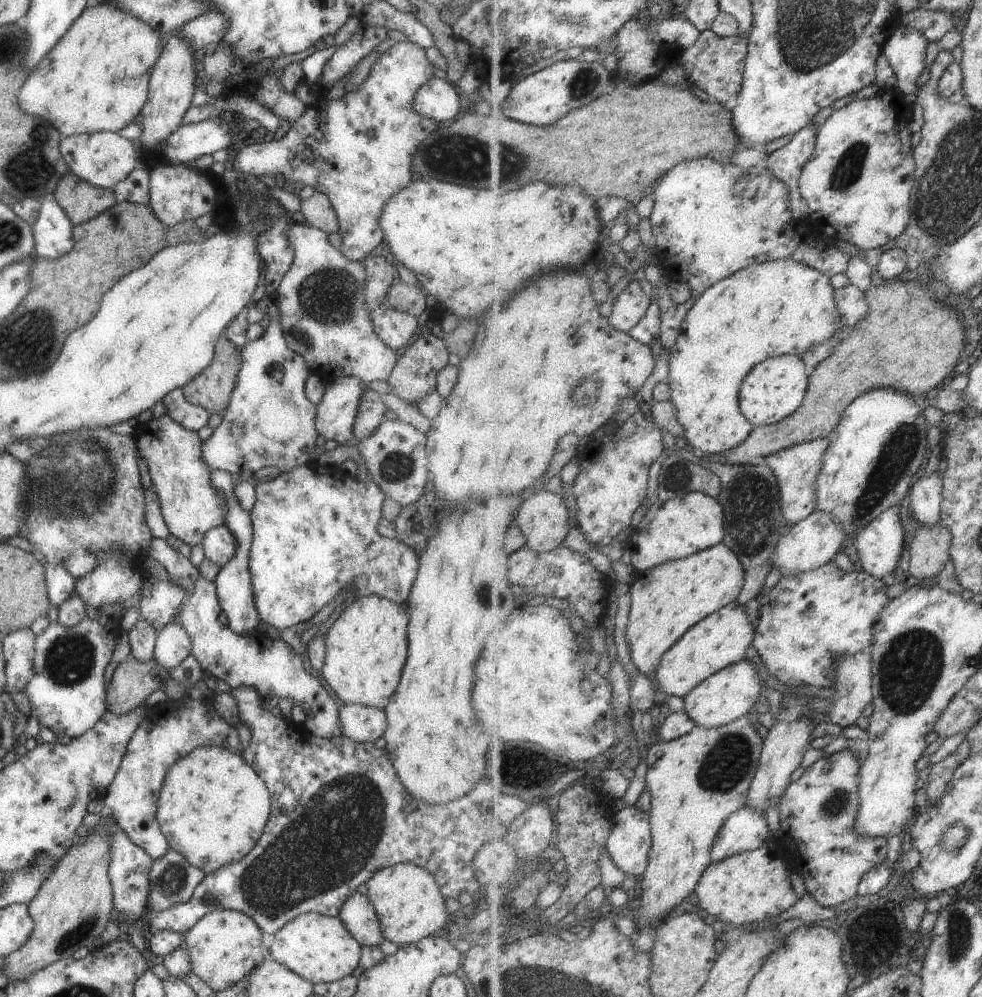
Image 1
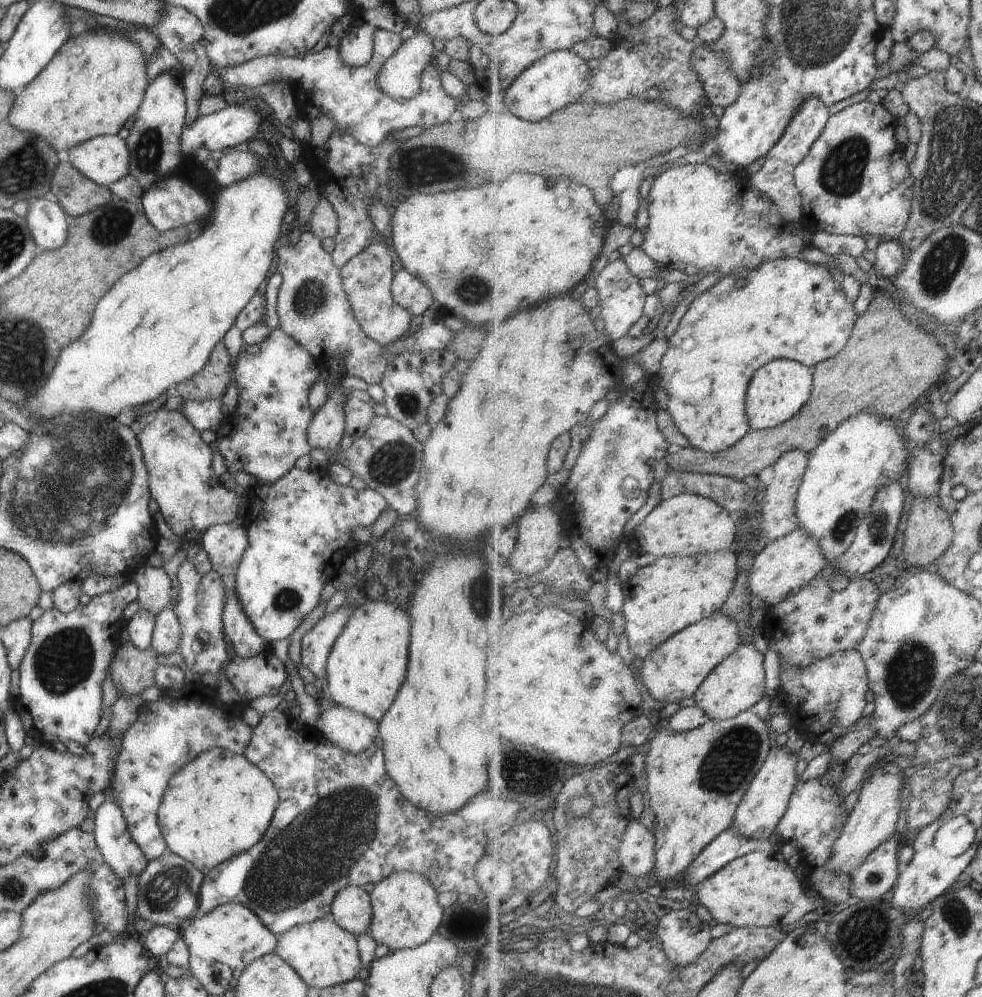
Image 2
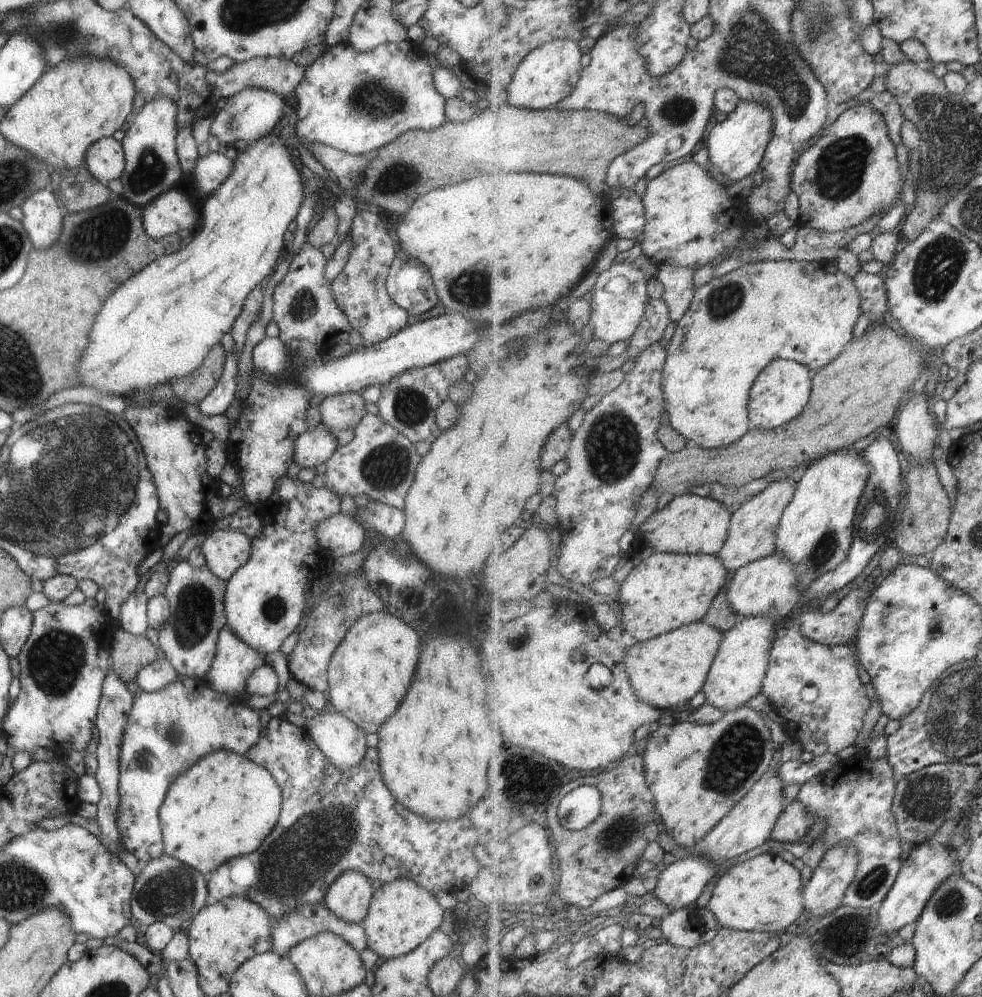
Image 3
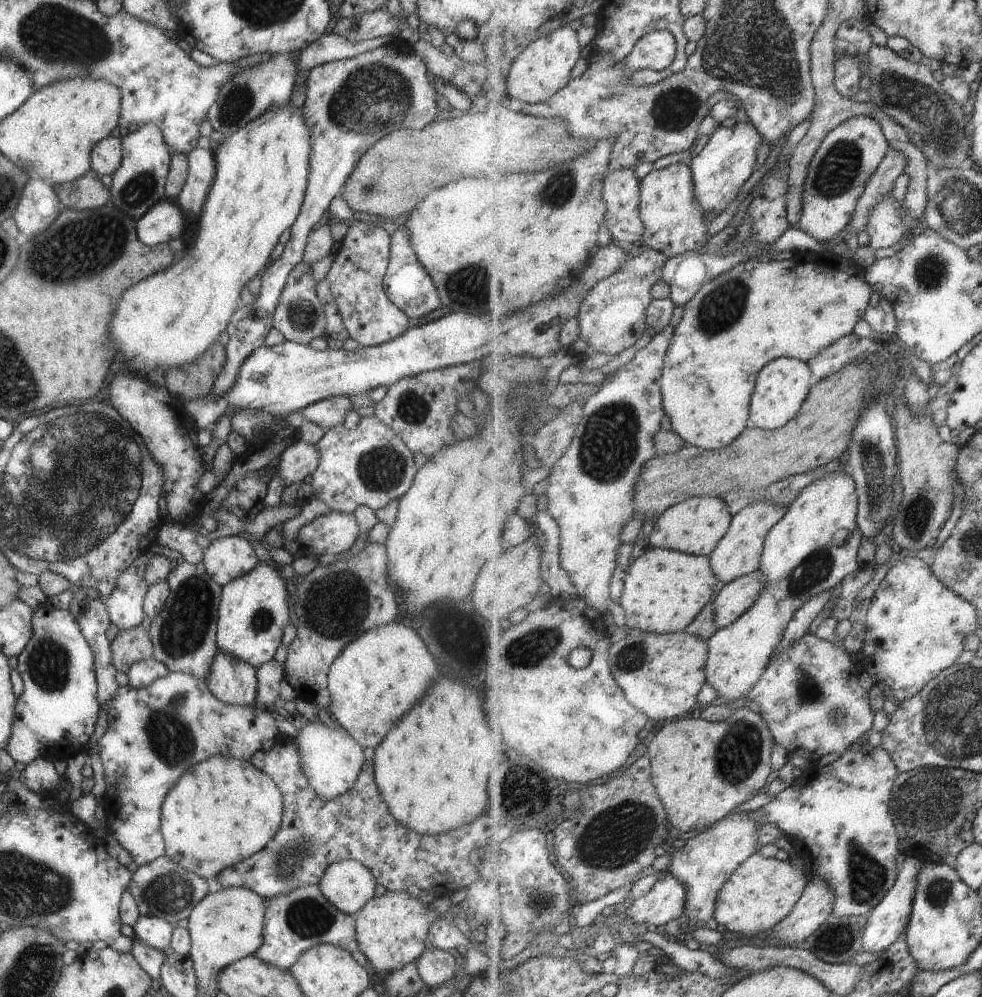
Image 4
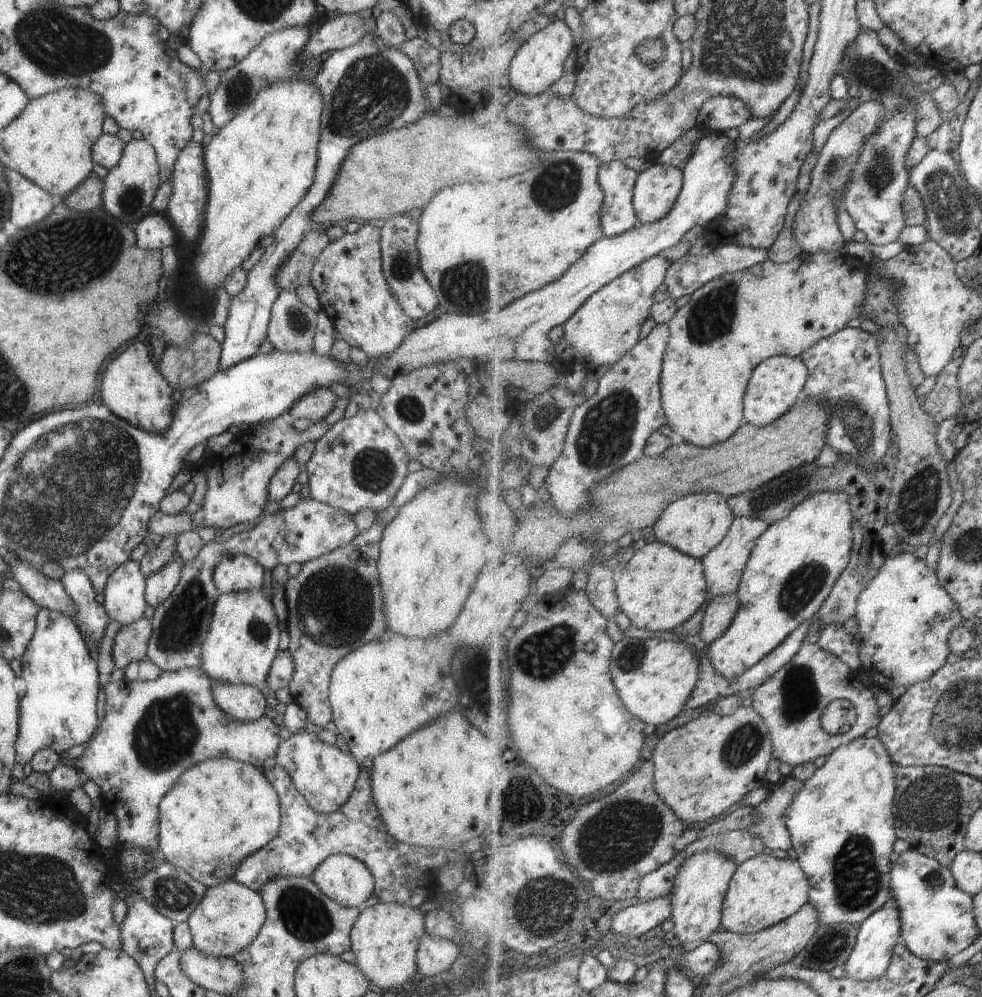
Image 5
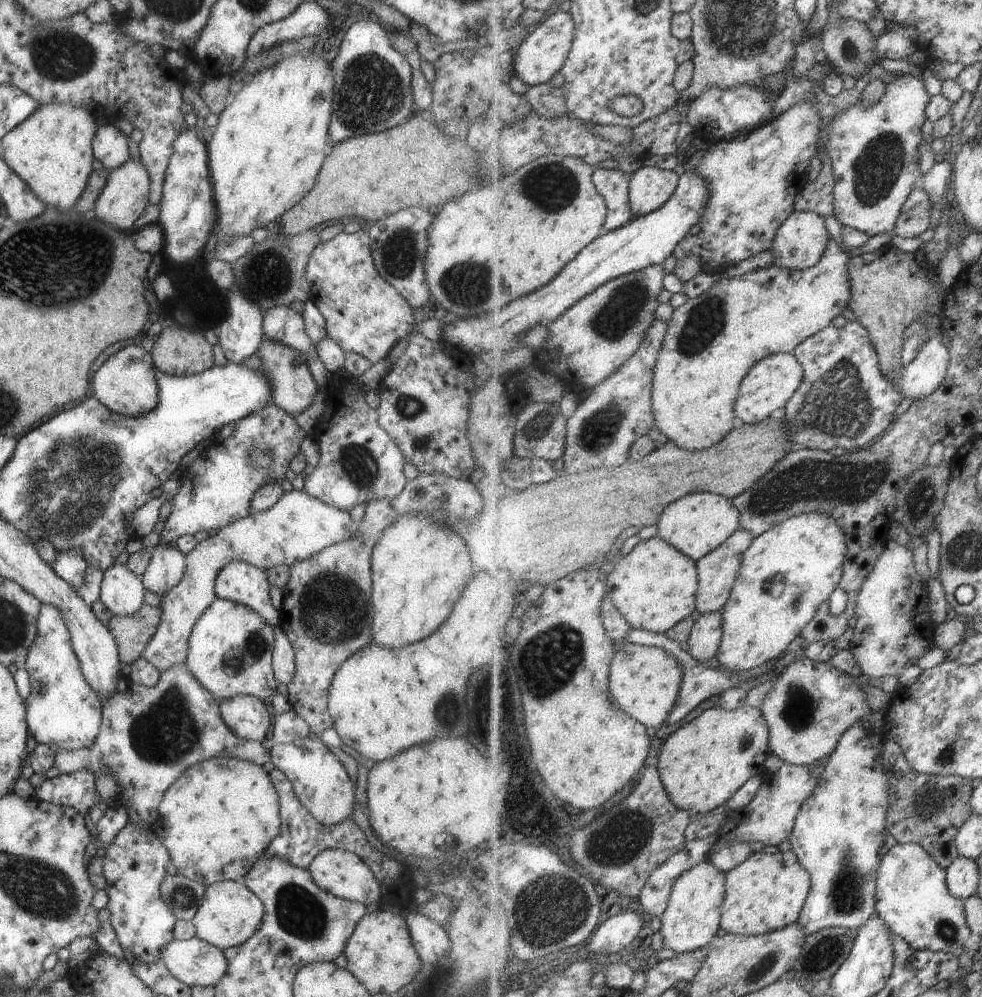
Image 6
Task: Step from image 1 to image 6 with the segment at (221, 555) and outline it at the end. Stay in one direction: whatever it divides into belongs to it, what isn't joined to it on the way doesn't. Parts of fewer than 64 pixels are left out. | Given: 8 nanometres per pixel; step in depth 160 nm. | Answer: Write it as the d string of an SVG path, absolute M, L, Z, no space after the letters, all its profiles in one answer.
M231 561L216 574L214 591L217 597L252 608L272 627L280 616L269 600L269 584L263 570L243 561Z

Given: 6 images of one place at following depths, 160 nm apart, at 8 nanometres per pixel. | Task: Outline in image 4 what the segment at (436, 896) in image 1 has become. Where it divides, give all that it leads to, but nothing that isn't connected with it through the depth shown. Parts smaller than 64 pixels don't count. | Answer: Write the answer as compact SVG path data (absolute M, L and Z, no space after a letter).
M385 891L381 896L371 897L355 913L358 950L364 954L367 963L373 966L376 973L389 974L402 969L425 951L424 936L439 913L431 904L423 904L405 891Z

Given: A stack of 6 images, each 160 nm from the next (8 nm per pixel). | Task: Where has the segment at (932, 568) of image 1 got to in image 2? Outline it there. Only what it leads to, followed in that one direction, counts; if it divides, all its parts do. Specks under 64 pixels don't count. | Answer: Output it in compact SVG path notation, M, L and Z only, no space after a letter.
M914 496L904 540L904 554L909 566L912 569L925 569L929 565L937 563L951 548L954 538L954 526L949 513L941 504L941 498L922 499Z

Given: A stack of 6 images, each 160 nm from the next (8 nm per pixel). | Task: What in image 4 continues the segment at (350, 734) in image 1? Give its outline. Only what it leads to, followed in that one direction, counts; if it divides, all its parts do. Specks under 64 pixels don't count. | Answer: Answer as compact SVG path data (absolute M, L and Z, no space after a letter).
M311 721L297 726L298 734L293 742L300 754L300 767L308 785L318 797L324 799L331 799L345 792L354 783L364 761L362 746L335 723L326 725L320 721Z

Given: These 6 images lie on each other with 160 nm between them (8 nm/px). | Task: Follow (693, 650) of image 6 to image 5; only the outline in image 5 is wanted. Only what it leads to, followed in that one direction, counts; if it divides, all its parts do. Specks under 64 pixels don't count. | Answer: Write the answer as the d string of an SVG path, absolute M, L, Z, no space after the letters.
M731 593L711 598L705 605L706 613L699 635L707 642L707 645L723 636L732 626L741 603L740 596L737 593Z

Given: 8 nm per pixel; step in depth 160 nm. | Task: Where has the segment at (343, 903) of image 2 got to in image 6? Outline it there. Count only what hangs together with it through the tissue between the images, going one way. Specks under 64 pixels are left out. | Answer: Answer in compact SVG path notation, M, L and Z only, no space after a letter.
M325 849L318 852L317 856L306 868L311 875L312 881L325 892L348 901L355 901L365 906L369 904L378 905L382 885L374 877L370 868L355 853L341 849Z

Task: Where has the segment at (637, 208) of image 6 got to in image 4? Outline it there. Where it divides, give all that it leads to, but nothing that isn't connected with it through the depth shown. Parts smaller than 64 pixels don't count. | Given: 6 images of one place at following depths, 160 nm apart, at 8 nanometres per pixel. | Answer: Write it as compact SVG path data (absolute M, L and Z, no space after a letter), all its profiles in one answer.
M677 163L667 168L653 171L640 183L640 213L647 227L647 235L645 235L642 242L654 251L666 254L669 259L678 257L679 255L685 255L689 251L693 251L695 254L707 253L707 244L709 244L710 239L709 224L705 222L705 211L696 195L694 174L690 165Z

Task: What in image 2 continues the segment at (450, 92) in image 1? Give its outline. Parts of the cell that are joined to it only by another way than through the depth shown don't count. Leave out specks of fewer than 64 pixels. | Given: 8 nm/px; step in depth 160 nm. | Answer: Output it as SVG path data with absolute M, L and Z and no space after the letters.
M376 30L373 35L372 55L367 64L350 67L340 61L337 47L324 47L320 52L305 53L298 57L265 55L255 57L236 67L219 69L221 80L231 87L259 86L284 79L294 97L297 114L308 120L328 114L333 121L332 131L348 132L357 142L368 147L379 144L389 132L406 126L430 127L455 118L457 99L447 95L439 83L440 70L429 63L422 70L418 91L408 99L387 96L376 83L377 72L384 60L402 45L398 34Z

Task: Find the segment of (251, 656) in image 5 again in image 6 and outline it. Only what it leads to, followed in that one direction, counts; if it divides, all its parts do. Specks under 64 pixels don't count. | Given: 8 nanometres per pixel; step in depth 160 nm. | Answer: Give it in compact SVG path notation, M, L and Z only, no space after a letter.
M216 596L191 629L184 664L194 679L218 702L239 695L268 700L277 687L270 666L274 647L273 629L252 608Z

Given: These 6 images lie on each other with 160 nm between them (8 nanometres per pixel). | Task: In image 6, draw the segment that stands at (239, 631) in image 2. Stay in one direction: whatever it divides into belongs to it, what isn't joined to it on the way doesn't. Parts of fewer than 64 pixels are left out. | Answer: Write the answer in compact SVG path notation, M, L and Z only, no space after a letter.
M239 695L221 699L219 714L232 734L247 741L262 741L269 728L269 714L260 698Z

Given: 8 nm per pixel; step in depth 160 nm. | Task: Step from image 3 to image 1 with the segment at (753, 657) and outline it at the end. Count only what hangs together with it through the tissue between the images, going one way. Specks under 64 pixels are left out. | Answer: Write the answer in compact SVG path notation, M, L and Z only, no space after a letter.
M741 661L710 676L684 696L684 711L702 727L719 728L753 713L753 706L757 704L762 690L764 688L757 667Z

